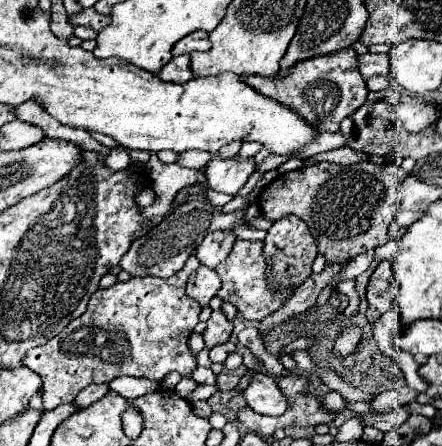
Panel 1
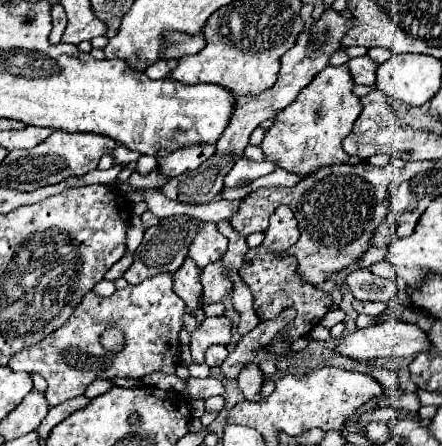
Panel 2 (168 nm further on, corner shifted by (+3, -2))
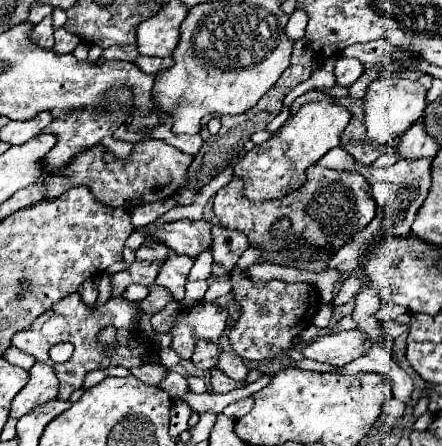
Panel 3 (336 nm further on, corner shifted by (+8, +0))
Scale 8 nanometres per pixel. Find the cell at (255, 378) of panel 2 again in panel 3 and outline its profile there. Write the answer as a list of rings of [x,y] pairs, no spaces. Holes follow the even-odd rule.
[[[220,353],[220,361],[216,365],[218,369],[222,369],[228,377],[236,379],[236,381],[246,381],[248,375],[248,367],[244,365],[244,361],[234,355],[234,353]]]

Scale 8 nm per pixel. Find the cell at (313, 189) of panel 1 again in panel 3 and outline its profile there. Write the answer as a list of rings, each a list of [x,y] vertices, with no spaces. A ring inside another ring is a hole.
[[[320,165],[308,167],[304,185],[282,199],[246,199],[244,181],[240,177],[232,177],[228,185],[224,185],[214,197],[214,213],[220,219],[220,225],[244,231],[250,245],[262,247],[266,251],[282,251],[294,241],[306,241],[308,245],[320,249],[340,249],[374,219],[374,211],[376,201],[370,193],[366,177],[356,171],[334,171]],[[276,217],[288,217],[292,221],[292,229],[278,241],[268,235],[268,229]]]

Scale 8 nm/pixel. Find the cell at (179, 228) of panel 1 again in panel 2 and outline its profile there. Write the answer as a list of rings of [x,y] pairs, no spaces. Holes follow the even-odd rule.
[[[175,215],[175,217],[165,217],[155,227],[147,229],[145,235],[143,235],[141,245],[135,251],[133,265],[125,273],[127,283],[129,285],[139,285],[141,281],[145,281],[153,275],[177,271],[181,267],[181,263],[185,261],[185,257],[187,257],[187,249],[189,249],[193,237],[197,235],[199,225],[201,225],[201,221],[197,221],[197,219],[191,219],[191,217],[185,217],[185,215]]]

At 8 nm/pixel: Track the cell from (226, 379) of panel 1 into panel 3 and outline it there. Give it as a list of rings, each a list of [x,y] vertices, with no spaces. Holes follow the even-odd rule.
[[[168,371],[168,377],[160,383],[160,387],[162,387],[164,391],[168,391],[168,395],[174,397],[174,399],[182,399],[184,393],[190,391],[186,377],[180,375],[180,373],[176,373],[176,371]]]

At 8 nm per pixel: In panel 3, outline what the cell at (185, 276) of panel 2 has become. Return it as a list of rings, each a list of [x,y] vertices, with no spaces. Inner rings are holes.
[[[170,255],[168,261],[164,261],[164,265],[160,267],[160,273],[156,277],[156,285],[164,285],[172,291],[176,301],[184,299],[184,285],[188,279],[188,273],[194,265],[194,259],[188,255]]]

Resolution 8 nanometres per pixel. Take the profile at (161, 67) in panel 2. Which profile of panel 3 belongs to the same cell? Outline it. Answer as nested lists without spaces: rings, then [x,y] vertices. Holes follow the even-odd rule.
[[[140,55],[134,63],[136,63],[144,73],[152,73],[152,75],[156,75],[156,73],[160,73],[160,71],[172,67],[172,59],[170,59],[170,57],[160,59],[160,57],[144,57],[144,55]]]

